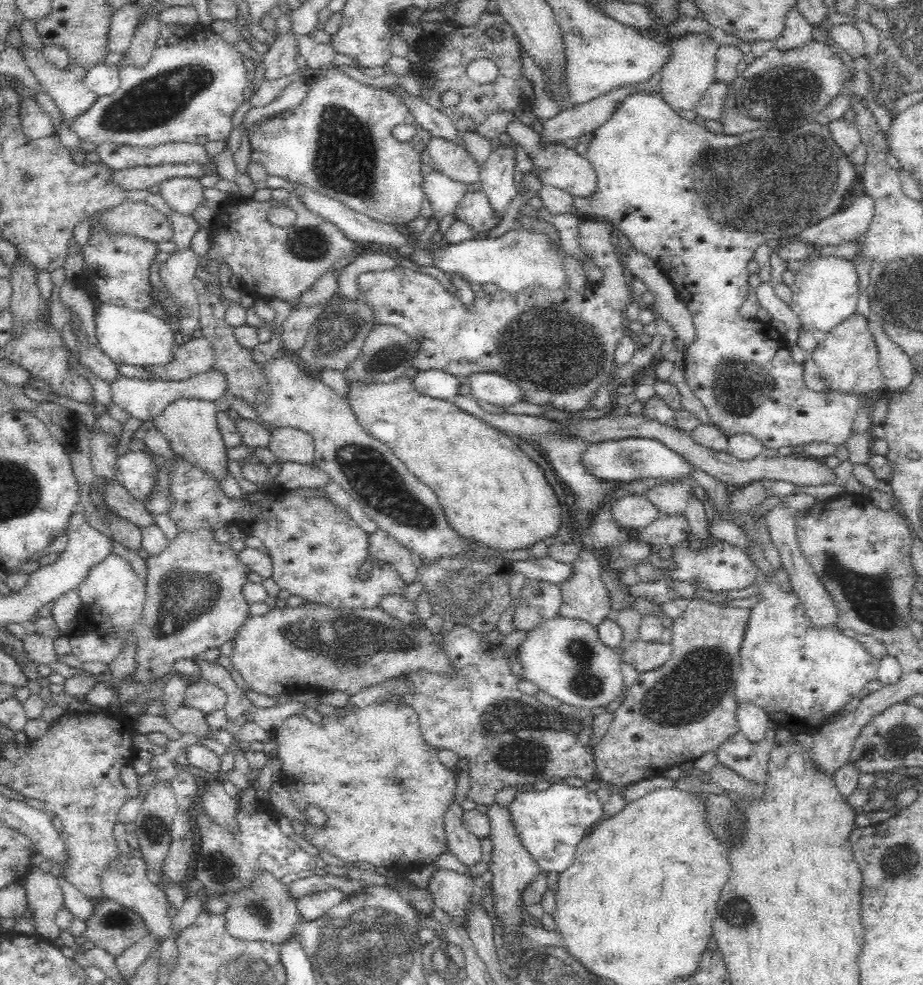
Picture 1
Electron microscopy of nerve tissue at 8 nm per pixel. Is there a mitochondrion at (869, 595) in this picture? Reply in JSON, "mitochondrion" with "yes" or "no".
{"mitochondrion":"yes"}

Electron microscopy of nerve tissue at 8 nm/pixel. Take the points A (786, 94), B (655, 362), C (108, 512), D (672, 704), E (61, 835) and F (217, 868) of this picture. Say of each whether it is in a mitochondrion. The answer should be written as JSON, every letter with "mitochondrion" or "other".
{"A":"mitochondrion","B":"other","C":"other","D":"mitochondrion","E":"other","F":"mitochondrion"}

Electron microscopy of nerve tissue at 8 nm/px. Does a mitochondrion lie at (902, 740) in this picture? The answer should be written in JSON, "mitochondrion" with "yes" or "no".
{"mitochondrion":"yes"}

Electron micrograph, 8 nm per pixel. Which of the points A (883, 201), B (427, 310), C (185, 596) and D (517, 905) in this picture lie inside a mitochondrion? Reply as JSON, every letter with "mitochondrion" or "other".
{"A":"other","B":"other","C":"mitochondrion","D":"other"}

